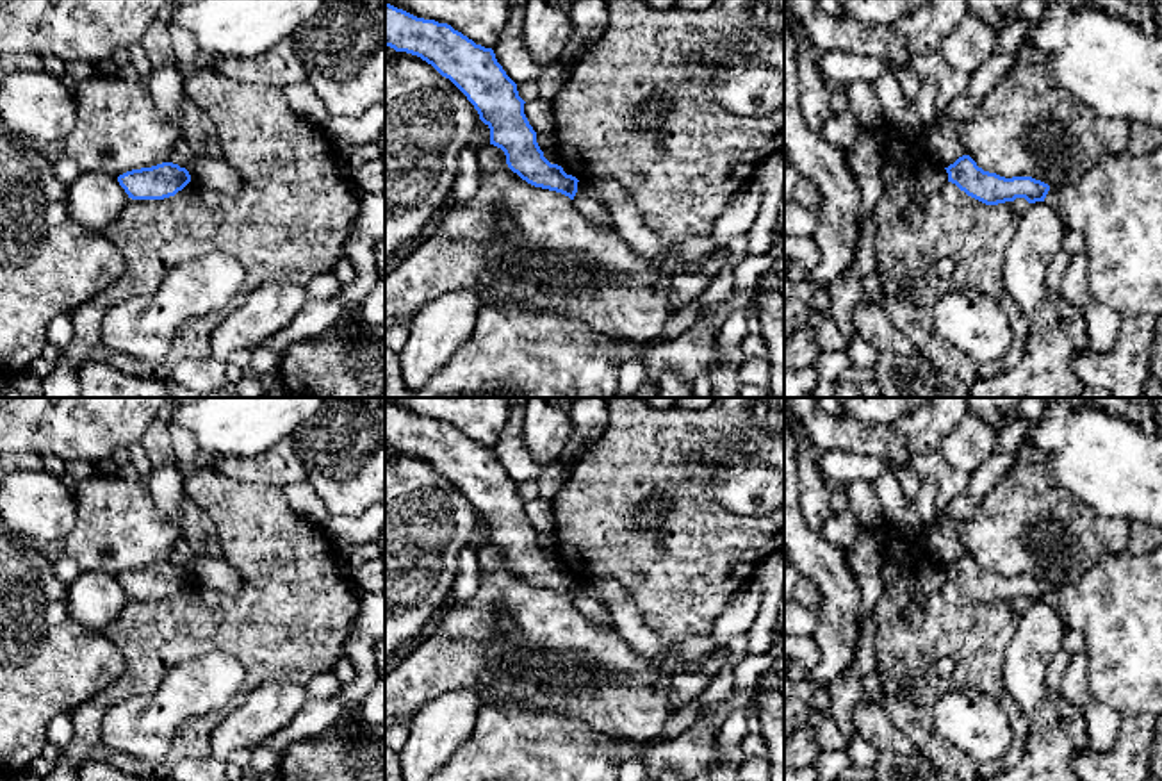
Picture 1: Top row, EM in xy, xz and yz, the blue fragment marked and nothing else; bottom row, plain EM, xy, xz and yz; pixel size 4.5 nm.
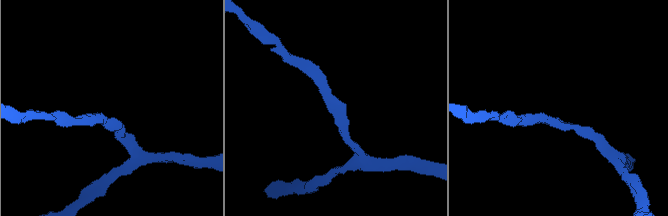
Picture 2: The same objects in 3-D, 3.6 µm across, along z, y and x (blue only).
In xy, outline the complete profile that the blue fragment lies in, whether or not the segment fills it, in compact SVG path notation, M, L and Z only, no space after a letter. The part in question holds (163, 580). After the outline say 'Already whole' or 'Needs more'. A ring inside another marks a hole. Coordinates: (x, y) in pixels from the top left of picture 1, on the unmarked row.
M162 562L127 571L118 581L132 599L164 599L182 590L191 581L191 574L178 563Z. Already whole

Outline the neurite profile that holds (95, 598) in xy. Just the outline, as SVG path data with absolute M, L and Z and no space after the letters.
M103 571L80 572L68 585L68 613L80 624L103 631L128 603L118 576Z

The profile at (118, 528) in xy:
M93 474L71 492L77 522L64 538L64 555L82 572L119 576L132 569L169 562L180 528L164 519L139 481L118 474Z

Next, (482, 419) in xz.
M396 398L396 407L417 417L447 423L492 449L501 440L510 414L504 398Z

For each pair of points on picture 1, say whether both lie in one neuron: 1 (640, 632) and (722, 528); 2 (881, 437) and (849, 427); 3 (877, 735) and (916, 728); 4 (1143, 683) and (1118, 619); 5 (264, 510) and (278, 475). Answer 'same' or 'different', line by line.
1: different
2: same
3: different
4: same
5: different

